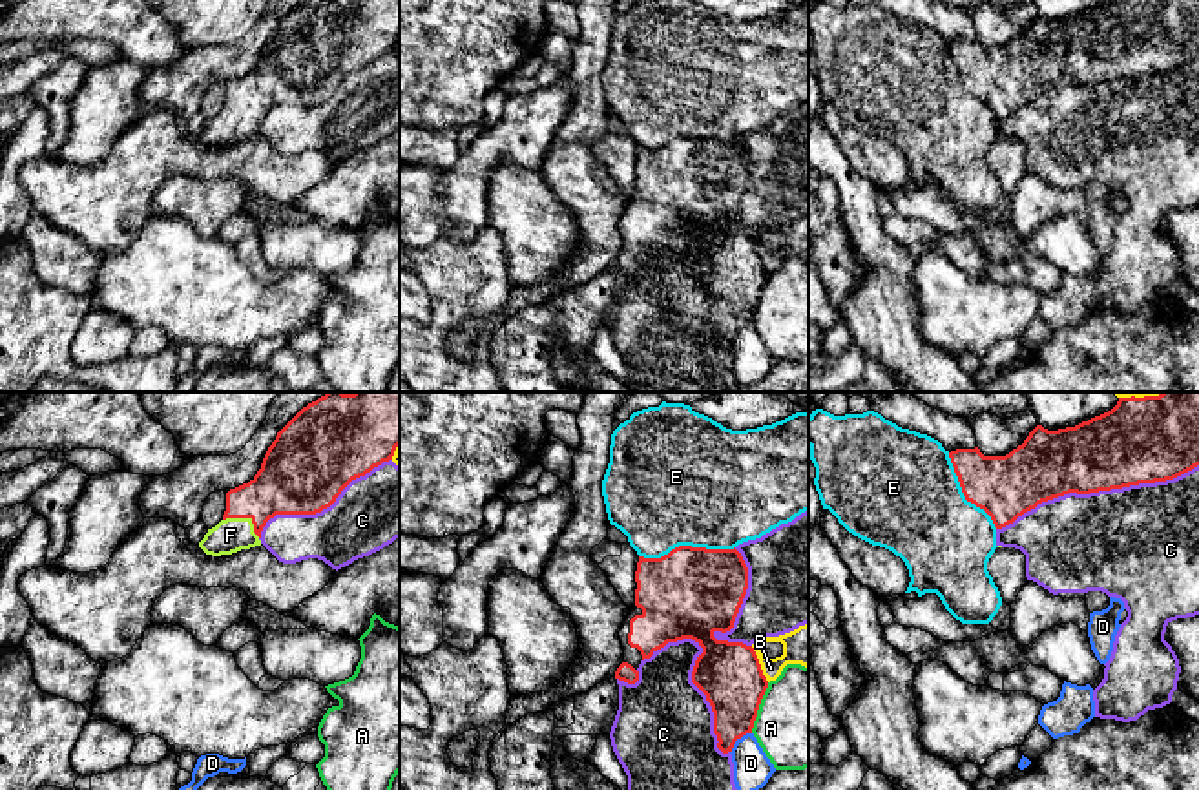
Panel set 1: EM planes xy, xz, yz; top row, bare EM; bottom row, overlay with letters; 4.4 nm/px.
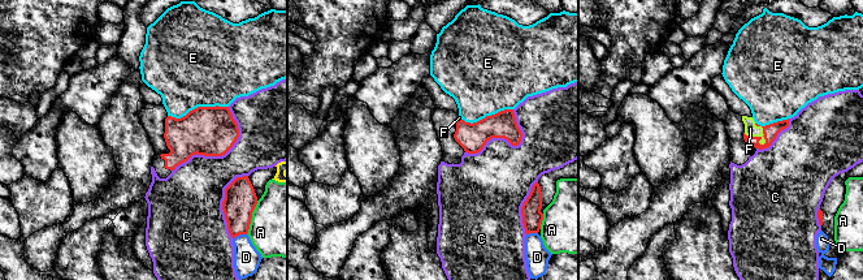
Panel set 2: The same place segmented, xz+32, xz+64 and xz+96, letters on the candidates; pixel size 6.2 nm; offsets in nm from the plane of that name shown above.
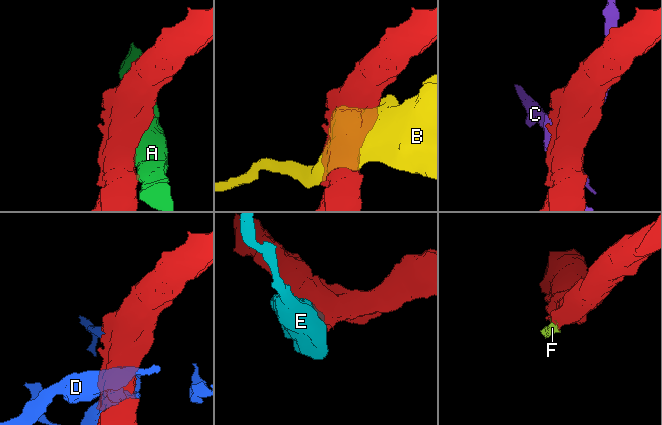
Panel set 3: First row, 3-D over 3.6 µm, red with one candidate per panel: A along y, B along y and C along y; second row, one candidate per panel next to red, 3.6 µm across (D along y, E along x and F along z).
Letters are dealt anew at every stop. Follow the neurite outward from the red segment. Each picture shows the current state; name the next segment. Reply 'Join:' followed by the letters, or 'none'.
Join: F

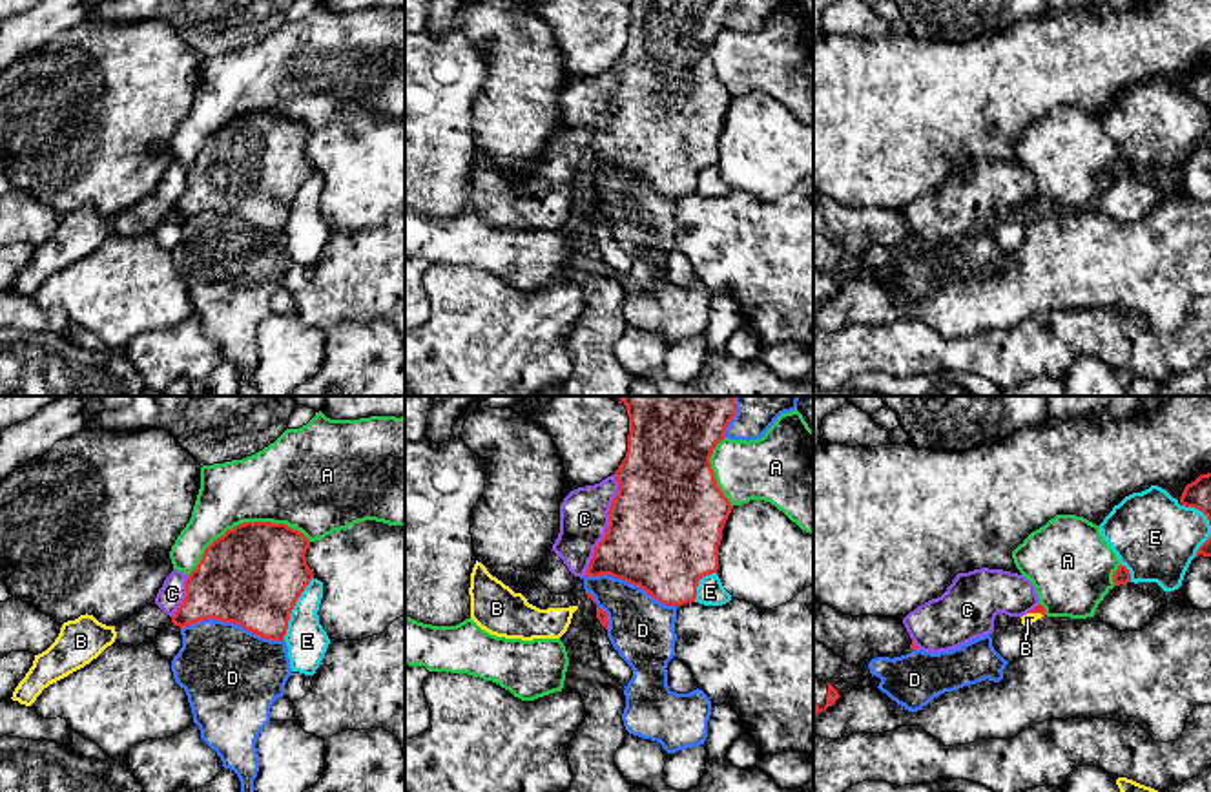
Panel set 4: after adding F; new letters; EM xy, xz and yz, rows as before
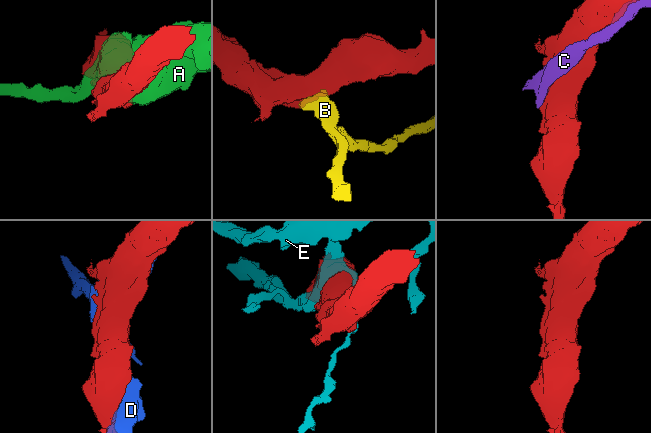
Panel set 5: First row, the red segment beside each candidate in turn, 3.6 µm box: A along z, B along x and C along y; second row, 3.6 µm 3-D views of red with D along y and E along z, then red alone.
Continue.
Join: none

